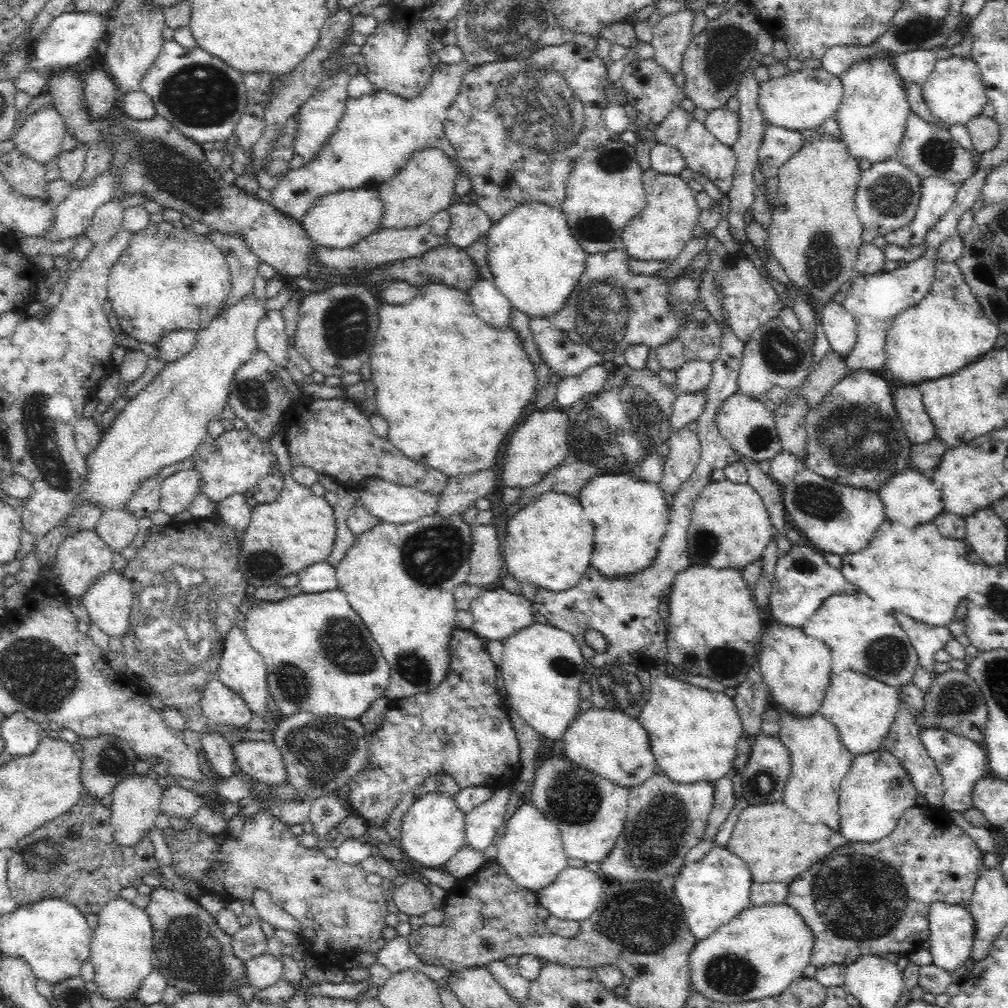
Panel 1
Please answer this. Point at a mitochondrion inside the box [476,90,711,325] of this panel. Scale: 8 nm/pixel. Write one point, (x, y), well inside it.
(595, 229)

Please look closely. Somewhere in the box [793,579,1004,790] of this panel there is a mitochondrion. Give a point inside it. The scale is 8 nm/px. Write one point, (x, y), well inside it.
(887, 655)

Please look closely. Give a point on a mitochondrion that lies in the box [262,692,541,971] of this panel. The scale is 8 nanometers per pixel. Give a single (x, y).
(322, 749)

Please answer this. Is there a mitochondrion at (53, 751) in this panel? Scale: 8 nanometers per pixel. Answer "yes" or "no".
no

